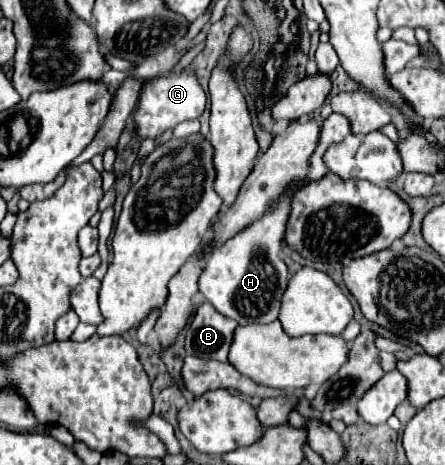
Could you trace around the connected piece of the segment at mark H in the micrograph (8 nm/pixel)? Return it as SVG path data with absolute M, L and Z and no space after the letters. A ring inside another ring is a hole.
M331 114L321 124L319 144L309 160L307 176L303 180L293 180L285 188L281 198L269 204L269 210L259 220L251 222L247 228L237 232L225 244L215 246L215 252L211 252L211 260L207 260L207 268L199 278L199 290L223 316L239 324L253 324L253 322L269 324L279 316L281 298L289 282L289 272L285 262L279 258L279 252L281 252L281 242L285 238L285 224L291 212L291 200L297 190L305 188L311 182L319 182L329 172L327 164L323 162L323 154L331 144L341 142L347 134L351 134L347 118L341 114ZM259 250L263 252L259 254Z

